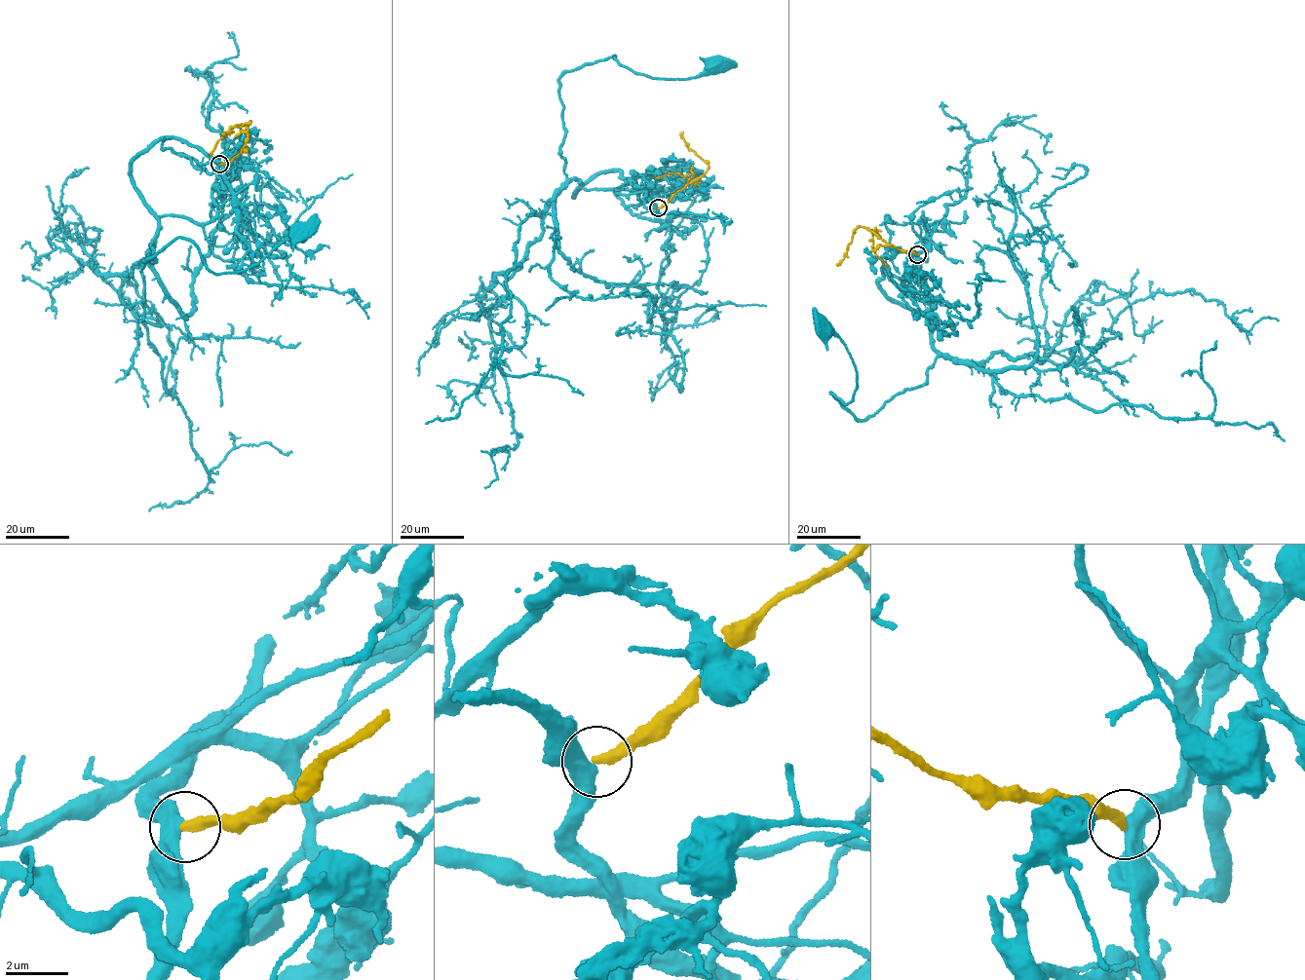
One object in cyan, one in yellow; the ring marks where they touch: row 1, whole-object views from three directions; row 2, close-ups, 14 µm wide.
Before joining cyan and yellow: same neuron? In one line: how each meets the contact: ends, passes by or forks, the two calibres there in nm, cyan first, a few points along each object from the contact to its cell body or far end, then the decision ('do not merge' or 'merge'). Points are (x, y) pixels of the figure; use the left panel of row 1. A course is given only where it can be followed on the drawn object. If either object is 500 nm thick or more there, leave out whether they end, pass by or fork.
cyan passes by | yellow ends | 420/360 nm | cyan via (218, 164), (215, 216), (158, 218), (156, 260), (144, 260), (186, 238), (211, 272), (238, 272), (298, 235) | yellow via (219, 164), (230, 162), (242, 151), (249, 122), (223, 133) | do not merge

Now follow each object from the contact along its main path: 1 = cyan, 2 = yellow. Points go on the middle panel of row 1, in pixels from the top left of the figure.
1: (658, 208), (636, 189), (586, 190), (567, 178), (559, 81), (612, 56), (657, 78), (692, 77), (710, 67)
2: (659, 208), (708, 169), (708, 165), (688, 148), (682, 131)

